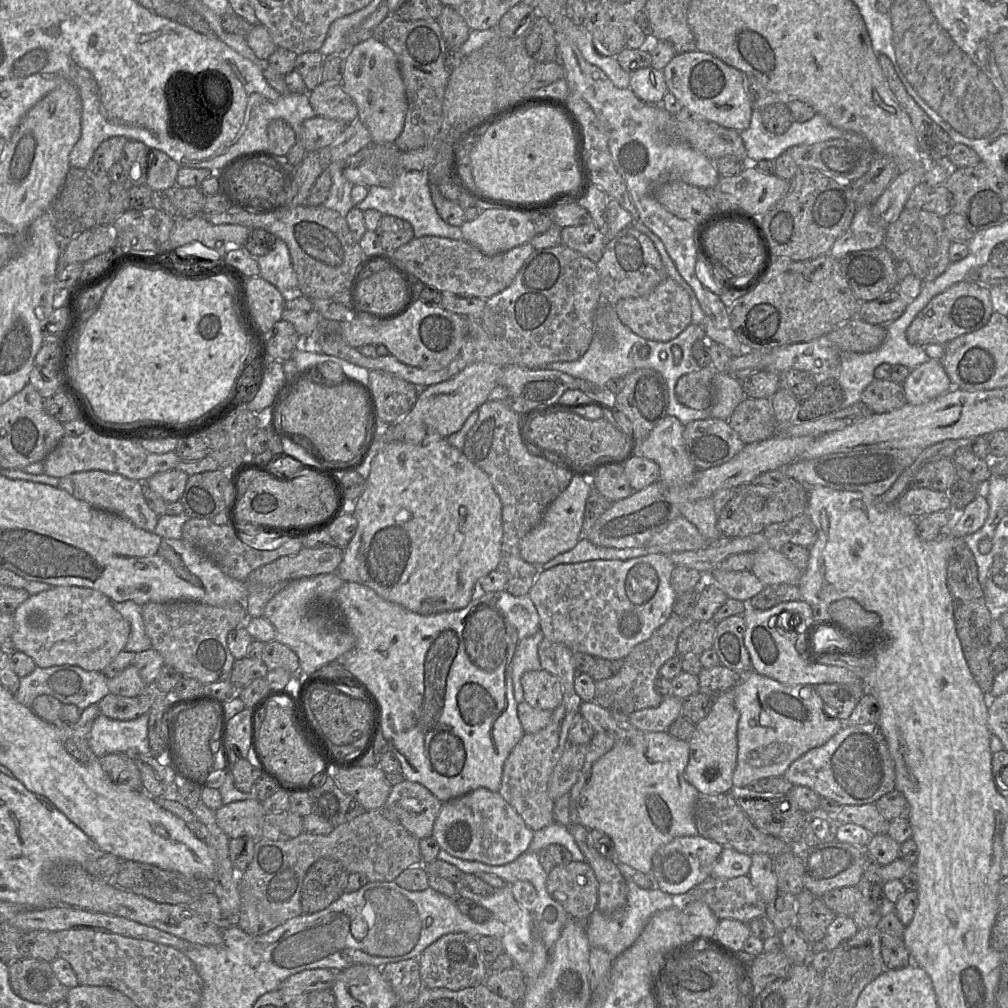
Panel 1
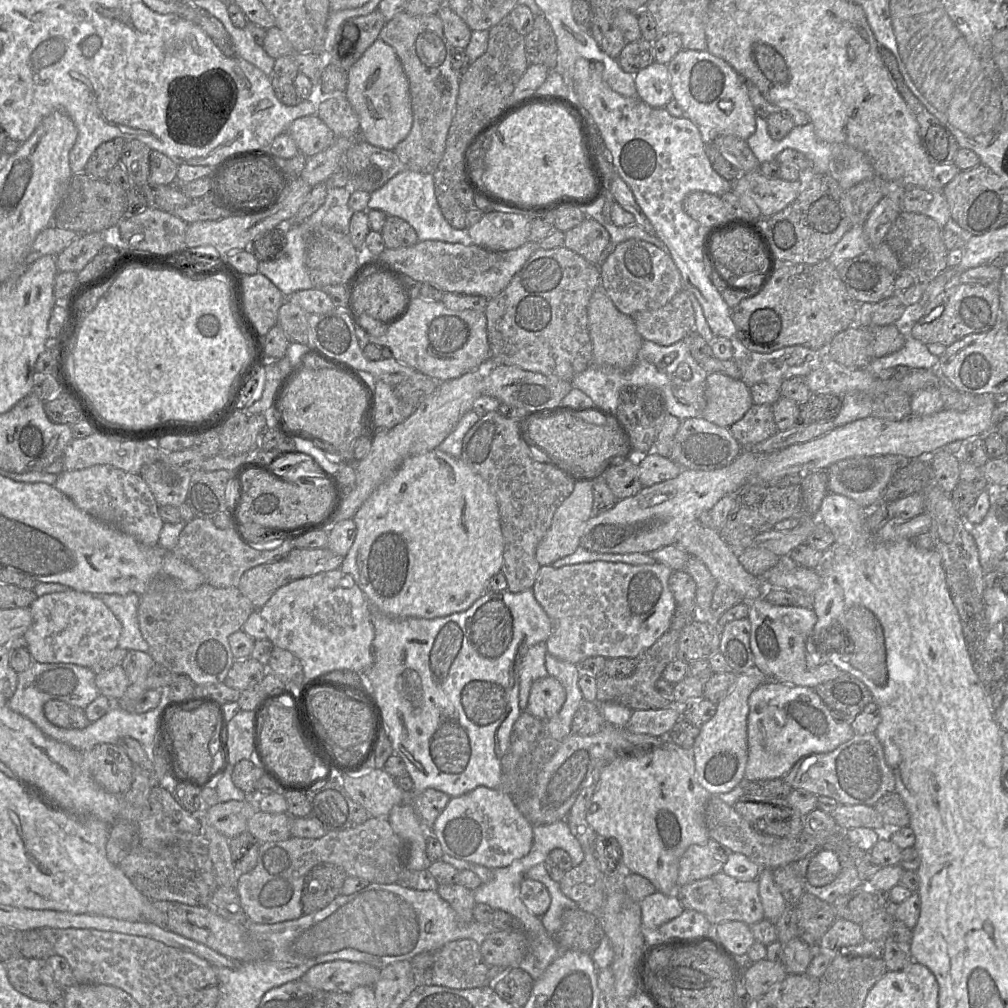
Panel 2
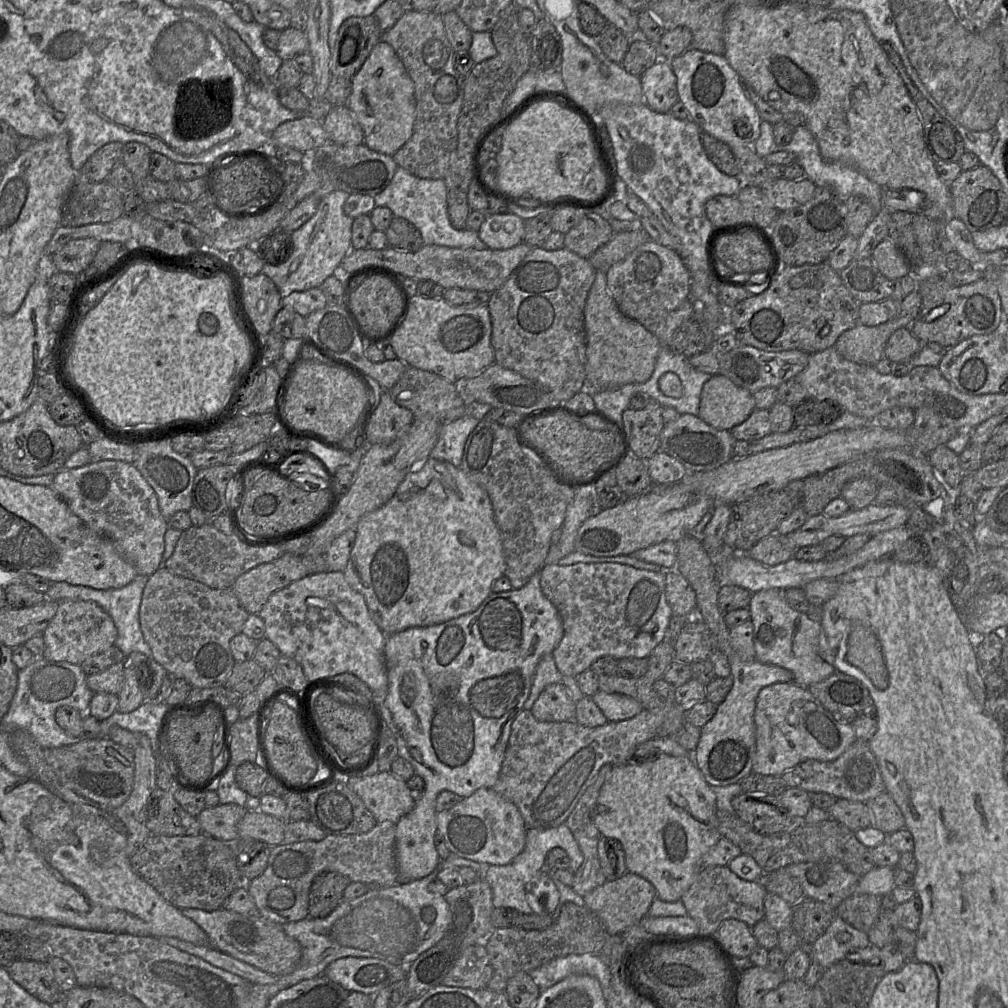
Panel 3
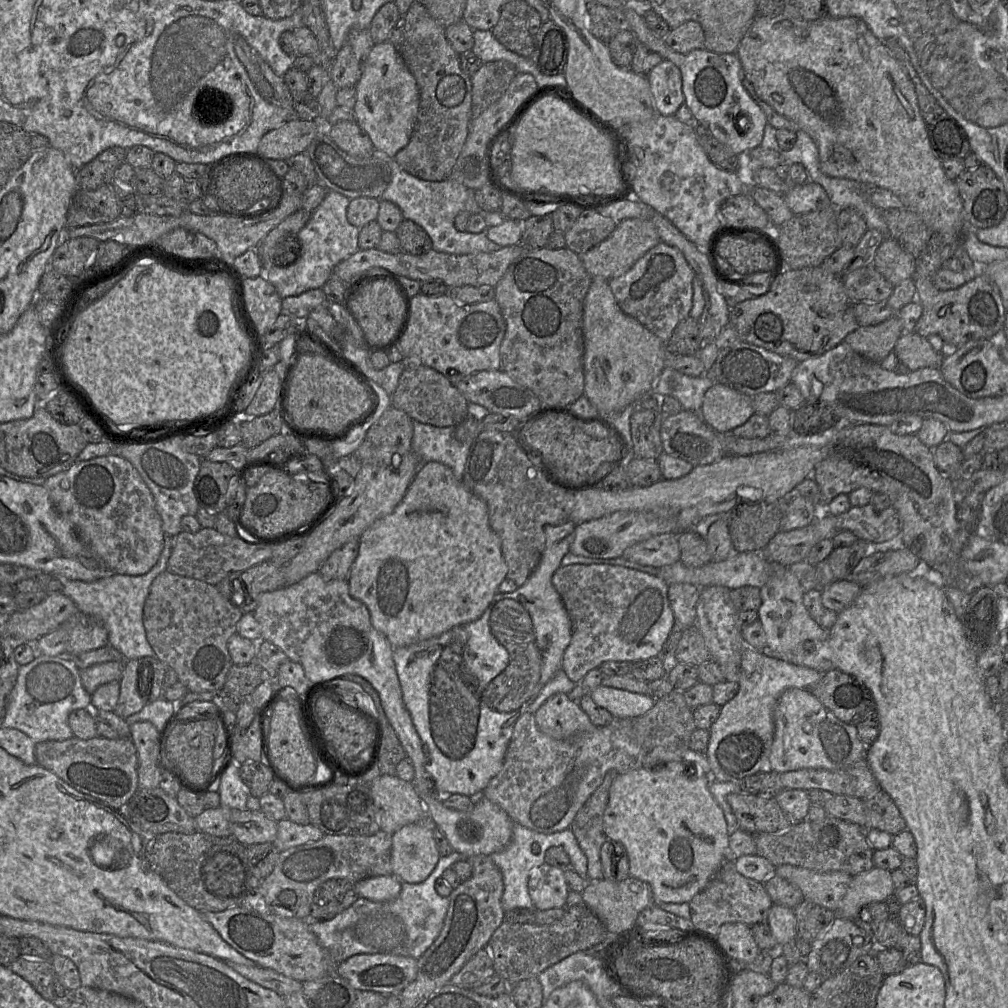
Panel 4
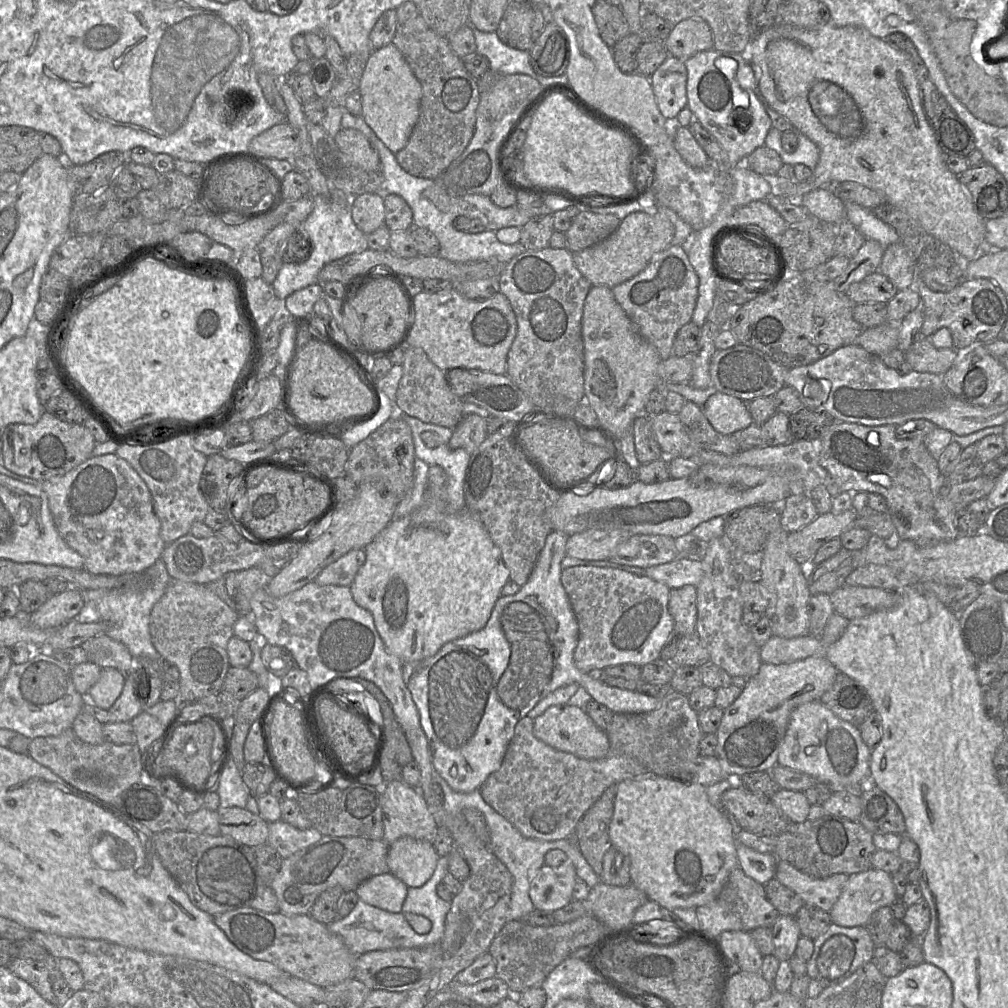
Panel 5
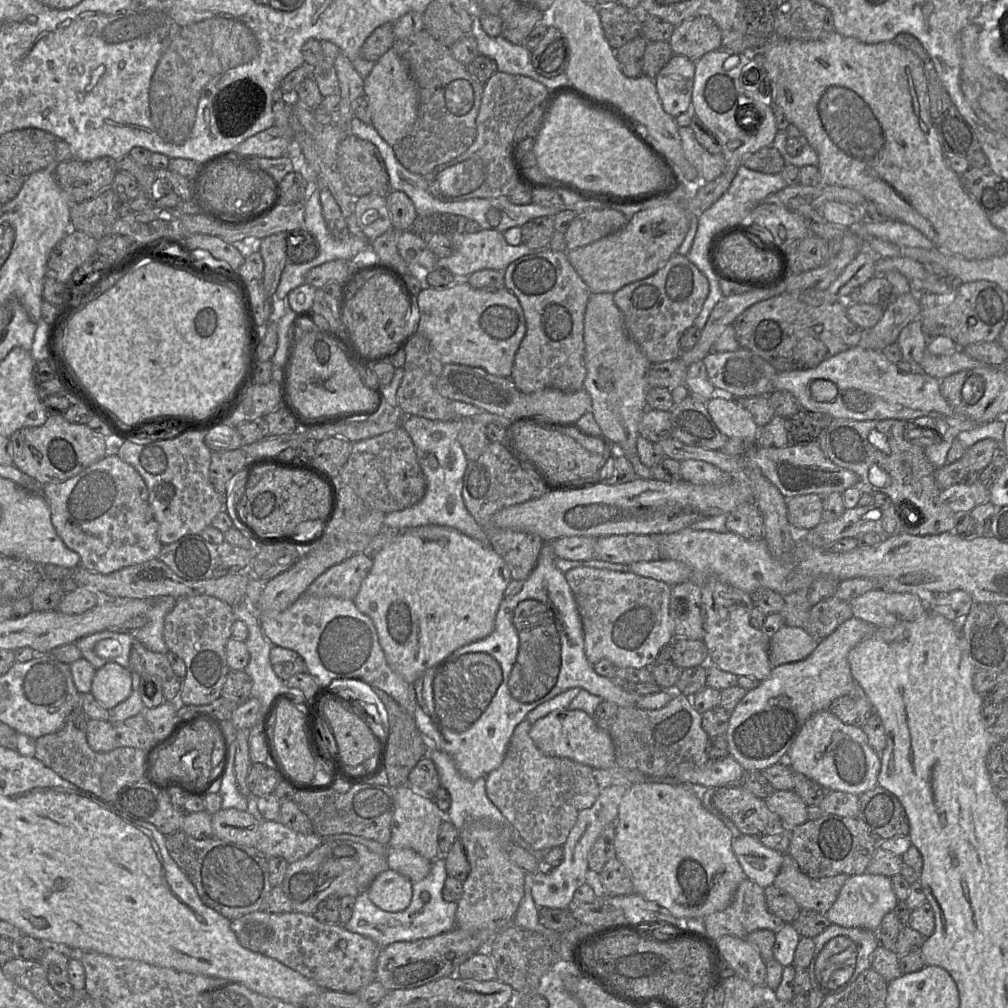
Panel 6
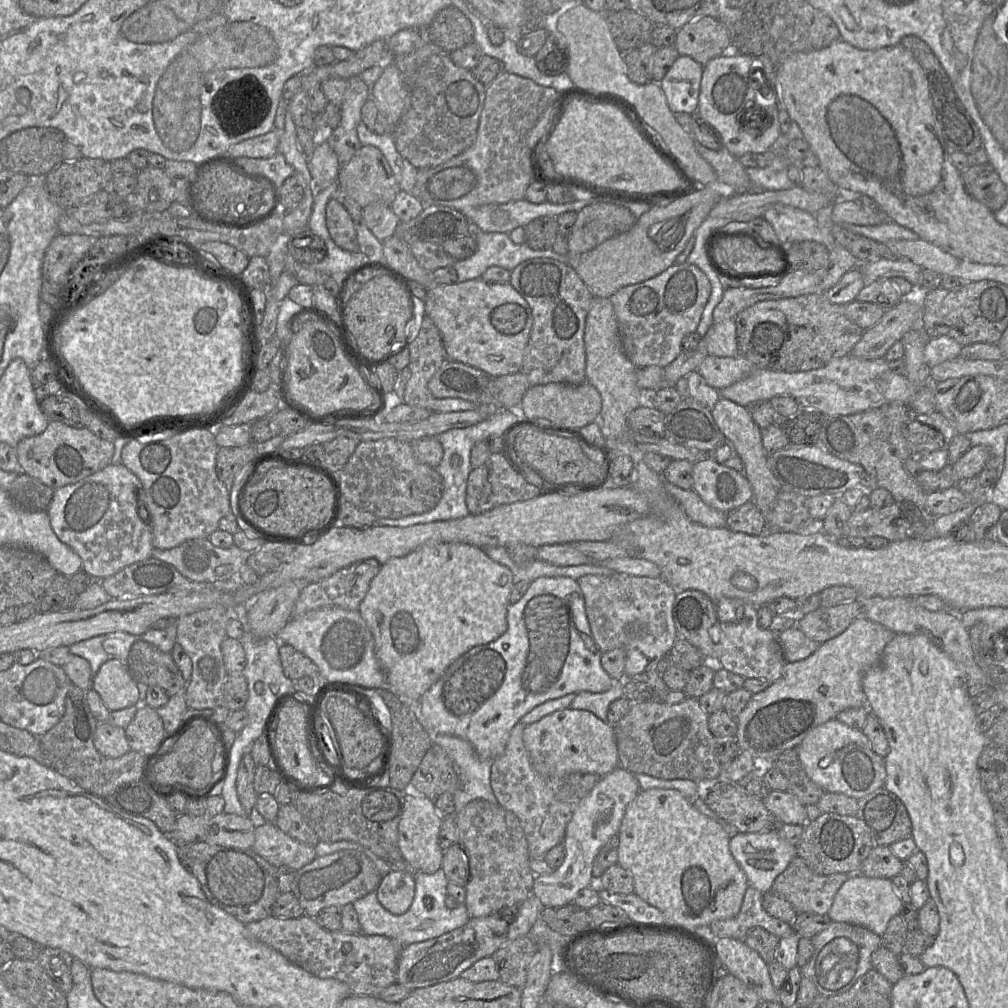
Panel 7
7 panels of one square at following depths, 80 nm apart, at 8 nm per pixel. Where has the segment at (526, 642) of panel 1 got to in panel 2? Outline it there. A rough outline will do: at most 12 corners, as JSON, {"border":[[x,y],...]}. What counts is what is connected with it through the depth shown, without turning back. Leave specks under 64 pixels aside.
{"border":[[546,643],[528,649],[518,669],[519,707],[532,683],[548,675]]}

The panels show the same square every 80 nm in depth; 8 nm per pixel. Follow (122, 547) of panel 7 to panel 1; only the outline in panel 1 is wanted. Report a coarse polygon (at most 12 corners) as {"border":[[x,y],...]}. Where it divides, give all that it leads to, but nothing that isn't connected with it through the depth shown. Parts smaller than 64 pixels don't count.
{"border":[[84,471],[58,488],[154,532],[143,482]]}

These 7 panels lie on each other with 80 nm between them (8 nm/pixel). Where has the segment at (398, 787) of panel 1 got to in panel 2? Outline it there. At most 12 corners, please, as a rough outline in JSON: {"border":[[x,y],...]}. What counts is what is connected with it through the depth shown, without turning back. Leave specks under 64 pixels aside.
{"border":[[434,788],[406,793],[416,814],[431,828],[451,797]]}

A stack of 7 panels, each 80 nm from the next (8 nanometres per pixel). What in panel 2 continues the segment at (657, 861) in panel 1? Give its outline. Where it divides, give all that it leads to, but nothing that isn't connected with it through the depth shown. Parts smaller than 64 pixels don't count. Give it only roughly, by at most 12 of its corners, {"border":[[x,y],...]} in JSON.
{"border":[[711,839],[689,846],[678,886],[719,873],[731,853]]}

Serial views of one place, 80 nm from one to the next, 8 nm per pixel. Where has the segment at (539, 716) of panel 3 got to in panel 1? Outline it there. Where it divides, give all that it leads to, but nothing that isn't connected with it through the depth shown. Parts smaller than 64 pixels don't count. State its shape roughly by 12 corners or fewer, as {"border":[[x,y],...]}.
{"border":[[548,671],[521,677],[524,701],[554,711],[562,685]]}

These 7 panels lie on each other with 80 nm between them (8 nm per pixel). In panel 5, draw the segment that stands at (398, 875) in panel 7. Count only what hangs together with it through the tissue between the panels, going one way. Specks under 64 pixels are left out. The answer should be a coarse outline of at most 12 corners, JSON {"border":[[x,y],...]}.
{"border":[[391,872],[355,889],[379,909],[402,910],[408,887]]}

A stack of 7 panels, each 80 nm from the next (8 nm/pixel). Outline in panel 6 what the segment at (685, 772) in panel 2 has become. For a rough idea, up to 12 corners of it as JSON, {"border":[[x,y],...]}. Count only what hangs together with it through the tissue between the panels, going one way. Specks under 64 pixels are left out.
{"border":[[690,785],[628,786],[616,858],[677,918],[730,904],[733,834]]}

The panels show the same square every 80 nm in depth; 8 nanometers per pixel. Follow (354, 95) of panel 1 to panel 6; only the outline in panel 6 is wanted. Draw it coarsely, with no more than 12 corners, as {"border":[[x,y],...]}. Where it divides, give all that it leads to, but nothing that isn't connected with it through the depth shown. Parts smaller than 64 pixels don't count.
{"border":[[393,48],[364,82],[372,125],[392,147],[411,130],[419,95]]}

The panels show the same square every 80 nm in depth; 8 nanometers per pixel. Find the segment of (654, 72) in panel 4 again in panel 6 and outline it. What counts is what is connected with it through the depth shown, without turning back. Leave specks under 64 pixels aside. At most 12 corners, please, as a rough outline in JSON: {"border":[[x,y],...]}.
{"border":[[673,55],[654,79],[664,111],[691,106],[695,62]]}

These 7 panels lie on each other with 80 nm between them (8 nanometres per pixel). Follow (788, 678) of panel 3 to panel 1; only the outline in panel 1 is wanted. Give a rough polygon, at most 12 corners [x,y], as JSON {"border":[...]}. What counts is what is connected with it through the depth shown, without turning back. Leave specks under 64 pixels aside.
{"border":[[730,689],[696,724],[685,778],[728,793],[740,713]]}

